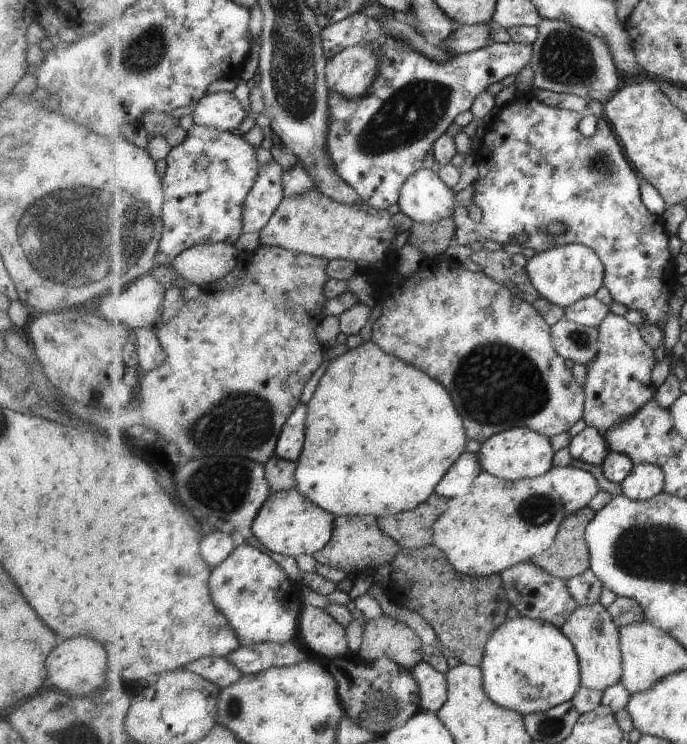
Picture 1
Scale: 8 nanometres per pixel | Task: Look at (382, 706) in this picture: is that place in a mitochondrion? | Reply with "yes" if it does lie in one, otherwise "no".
yes

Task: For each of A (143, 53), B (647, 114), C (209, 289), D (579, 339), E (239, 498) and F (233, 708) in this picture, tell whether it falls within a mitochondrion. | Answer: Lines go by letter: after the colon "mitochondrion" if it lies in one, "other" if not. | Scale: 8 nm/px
A: mitochondrion
B: other
C: other
D: mitochondrion
E: mitochondrion
F: mitochondrion

